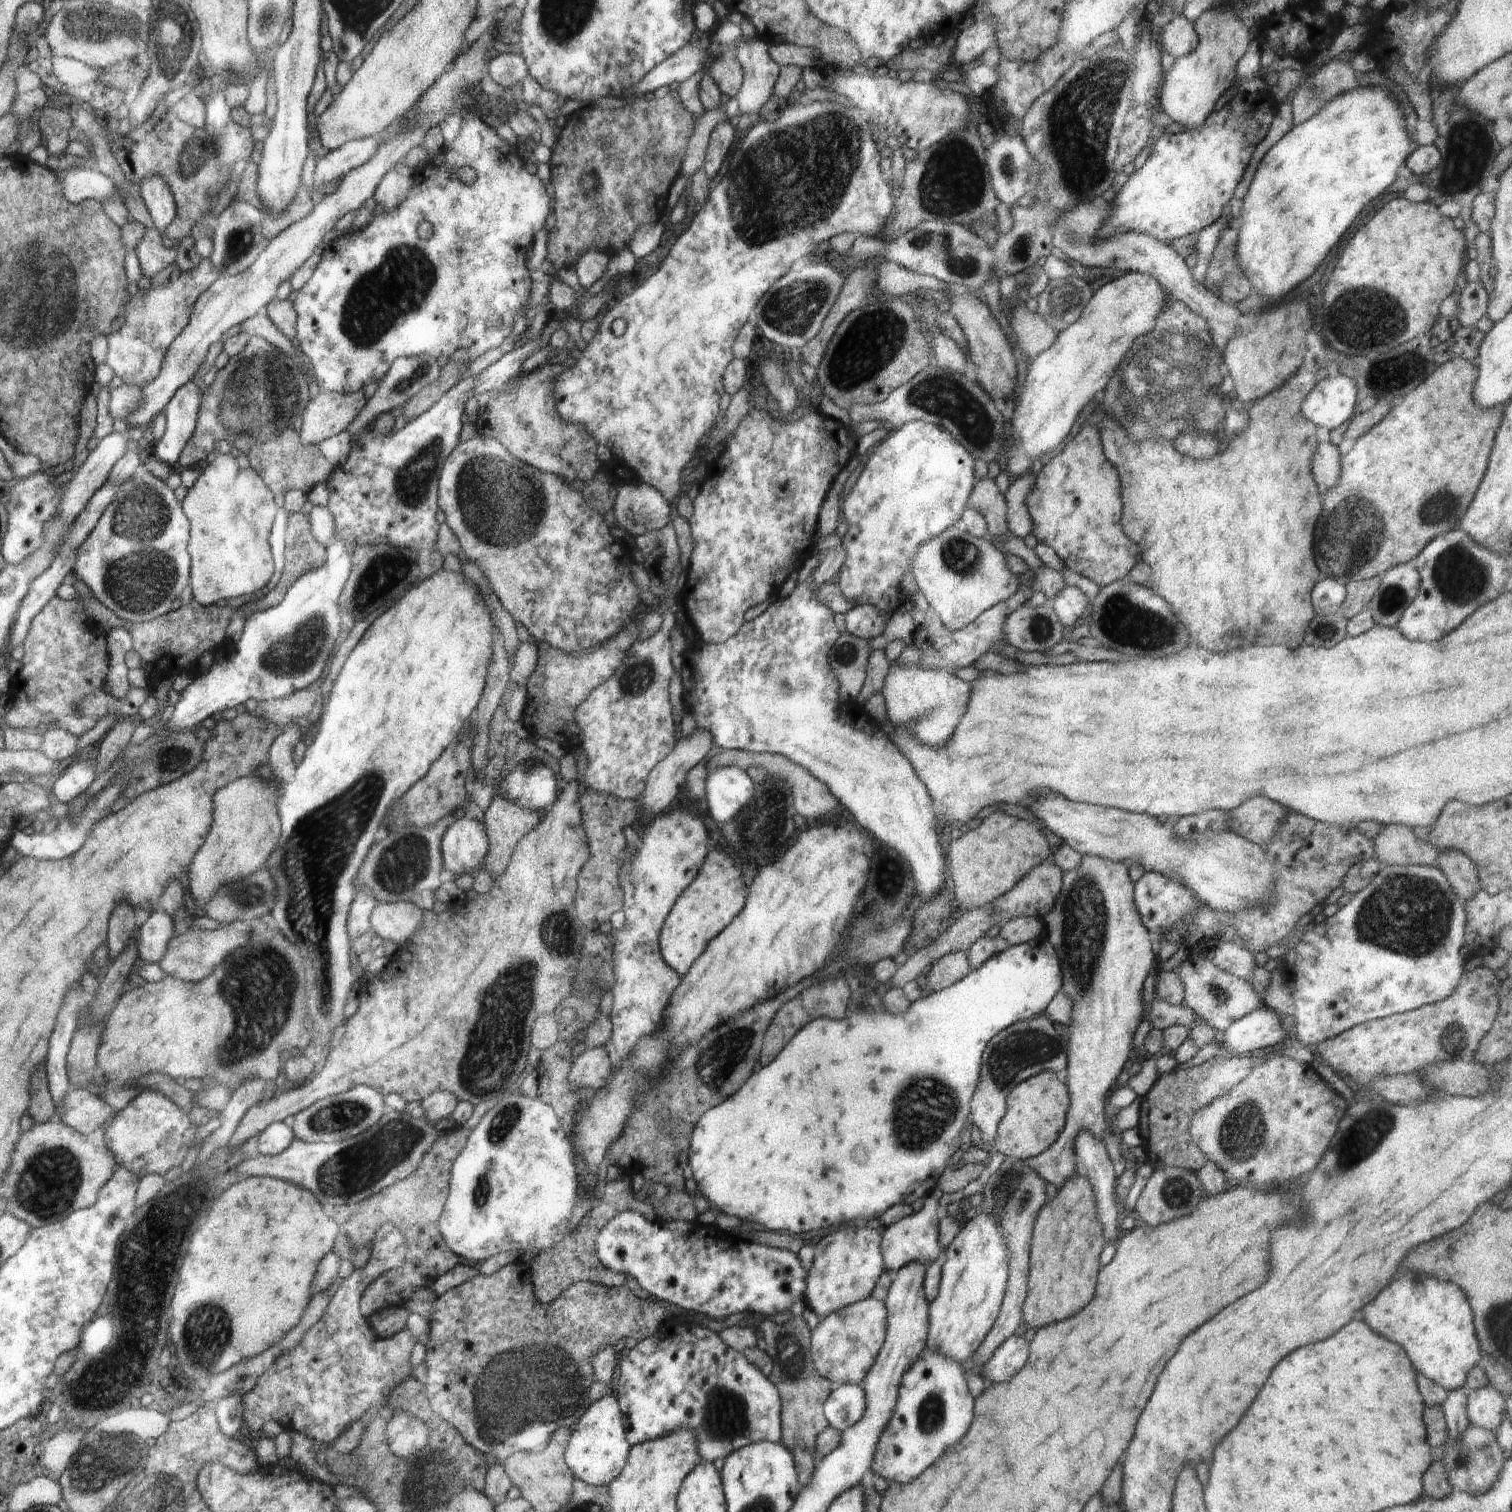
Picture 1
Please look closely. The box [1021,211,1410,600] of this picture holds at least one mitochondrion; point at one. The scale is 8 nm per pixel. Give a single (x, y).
(1163, 369)

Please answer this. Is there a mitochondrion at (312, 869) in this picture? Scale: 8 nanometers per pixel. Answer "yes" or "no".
yes

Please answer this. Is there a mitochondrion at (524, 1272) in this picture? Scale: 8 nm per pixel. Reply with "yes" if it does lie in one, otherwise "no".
no

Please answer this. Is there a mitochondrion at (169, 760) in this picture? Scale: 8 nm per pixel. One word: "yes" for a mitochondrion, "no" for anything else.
yes

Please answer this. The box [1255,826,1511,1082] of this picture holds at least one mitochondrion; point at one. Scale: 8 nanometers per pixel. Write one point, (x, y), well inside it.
(1411, 915)

